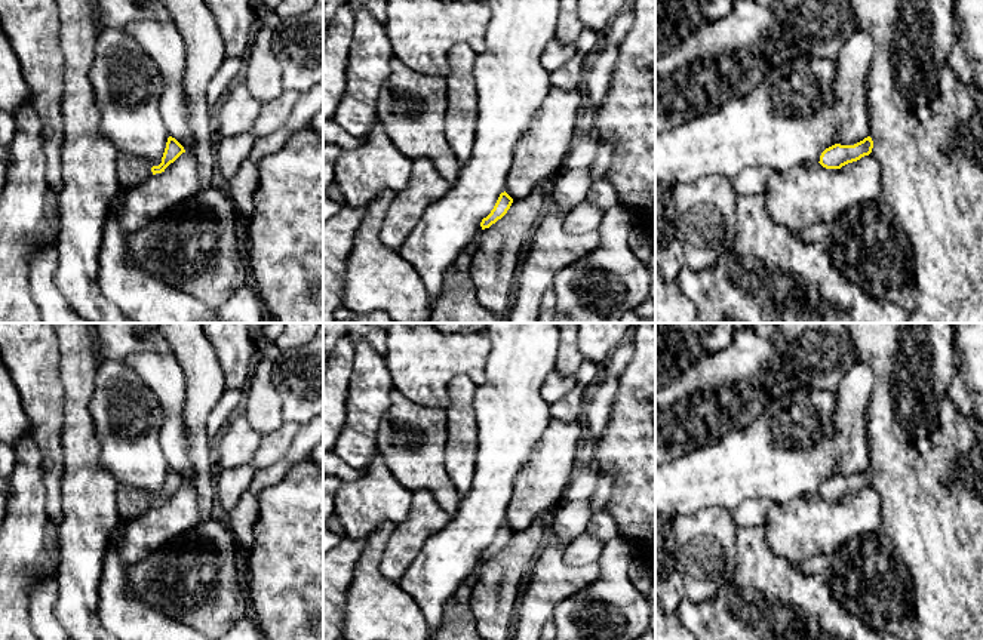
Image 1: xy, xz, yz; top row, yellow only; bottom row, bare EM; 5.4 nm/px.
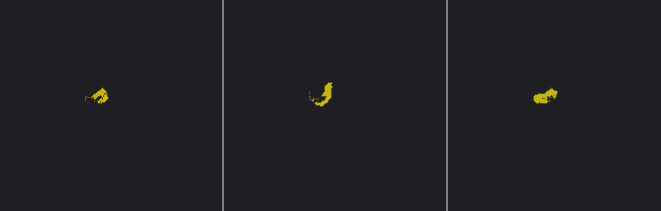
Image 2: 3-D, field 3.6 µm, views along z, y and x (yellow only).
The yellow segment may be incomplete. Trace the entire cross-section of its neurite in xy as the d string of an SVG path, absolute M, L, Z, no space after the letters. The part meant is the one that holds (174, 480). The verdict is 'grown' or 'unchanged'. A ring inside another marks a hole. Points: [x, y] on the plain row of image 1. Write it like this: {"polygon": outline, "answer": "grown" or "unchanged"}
{"polygon": "M172 468L168 470L166 480L159 498L153 498L150 492L133 489L128 484L117 484L117 511L123 521L144 514L151 507L162 505L182 484L184 479Z", "answer": "grown"}

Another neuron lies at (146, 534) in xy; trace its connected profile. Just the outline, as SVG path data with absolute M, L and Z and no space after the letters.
M185 483L162 505L122 523L120 556L126 564L138 563L202 523L199 498Z

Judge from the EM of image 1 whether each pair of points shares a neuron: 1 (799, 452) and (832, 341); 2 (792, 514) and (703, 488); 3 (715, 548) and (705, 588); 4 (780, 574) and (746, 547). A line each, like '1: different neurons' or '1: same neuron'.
1: different neurons
2: different neurons
3: same neuron
4: same neuron

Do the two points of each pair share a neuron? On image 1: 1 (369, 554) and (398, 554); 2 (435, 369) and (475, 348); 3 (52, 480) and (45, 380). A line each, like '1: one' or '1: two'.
1: two
2: one
3: one

